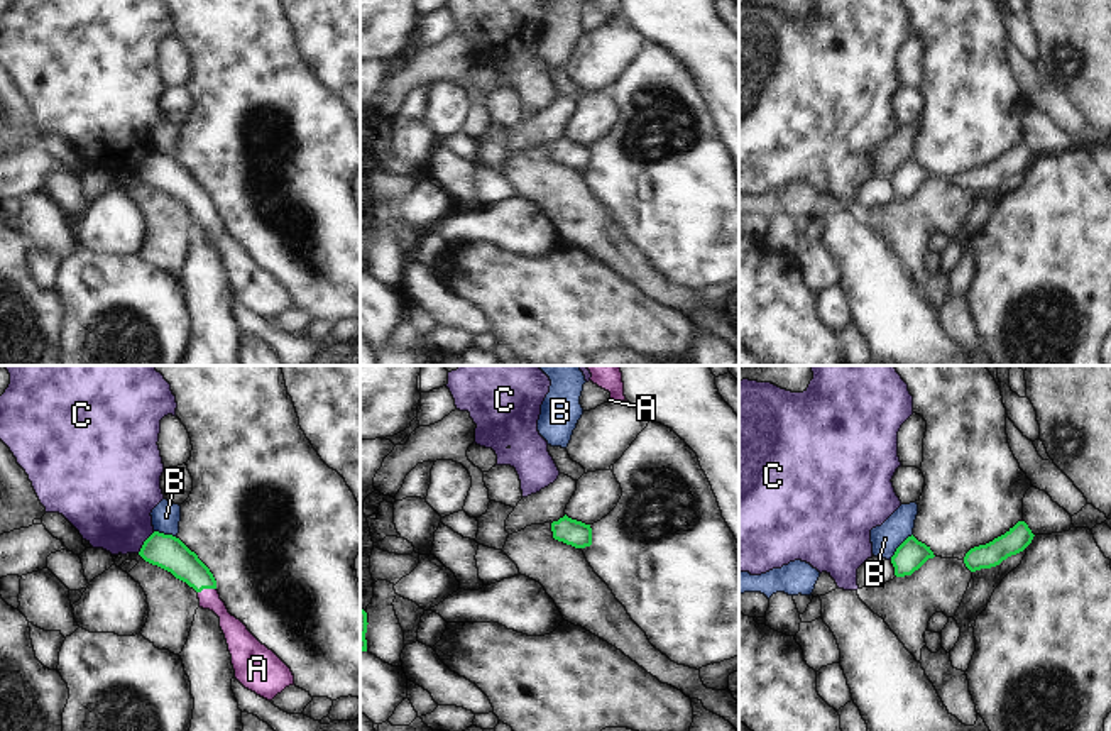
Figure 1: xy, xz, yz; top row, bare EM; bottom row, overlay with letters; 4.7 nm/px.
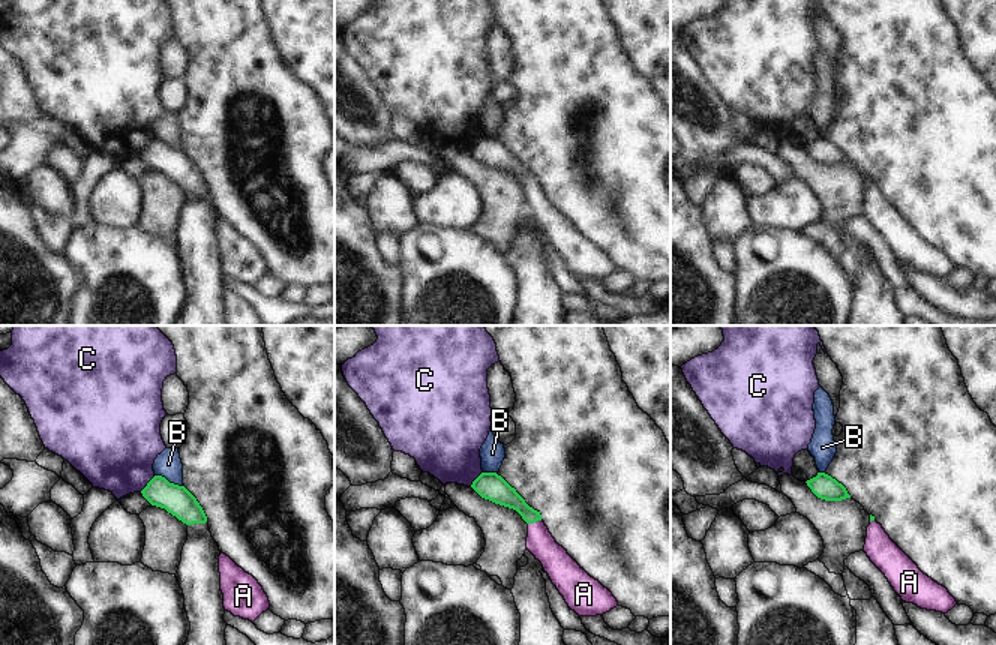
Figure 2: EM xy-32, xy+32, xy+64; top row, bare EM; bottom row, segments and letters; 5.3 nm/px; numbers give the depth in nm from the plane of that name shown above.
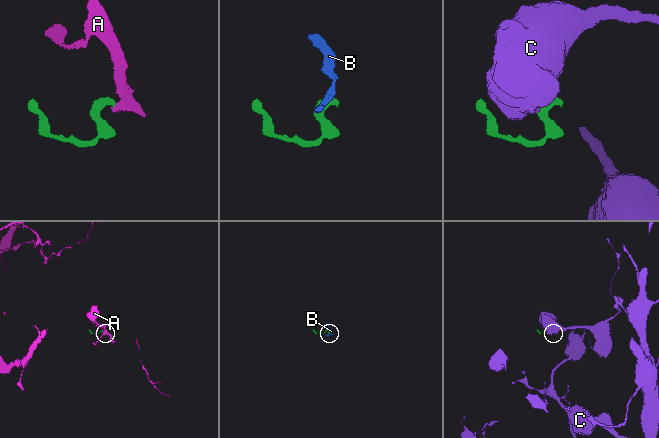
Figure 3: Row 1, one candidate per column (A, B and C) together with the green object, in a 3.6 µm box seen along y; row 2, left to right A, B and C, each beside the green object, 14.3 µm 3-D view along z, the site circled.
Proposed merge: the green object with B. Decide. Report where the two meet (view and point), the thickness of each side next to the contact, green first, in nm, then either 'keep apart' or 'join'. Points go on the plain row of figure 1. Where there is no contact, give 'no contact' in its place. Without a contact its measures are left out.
contact yz (898, 168); calibres 150 and 140 nm; keep apart

